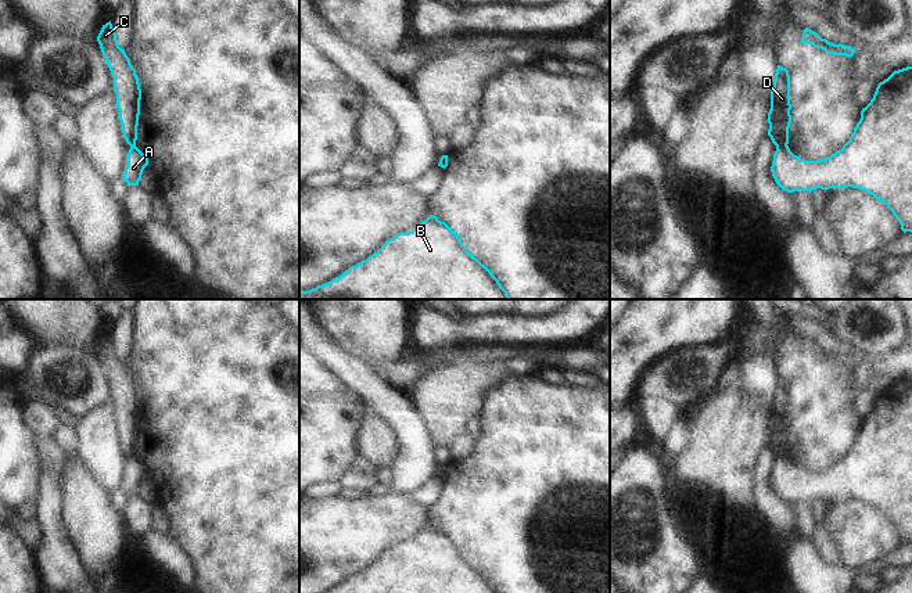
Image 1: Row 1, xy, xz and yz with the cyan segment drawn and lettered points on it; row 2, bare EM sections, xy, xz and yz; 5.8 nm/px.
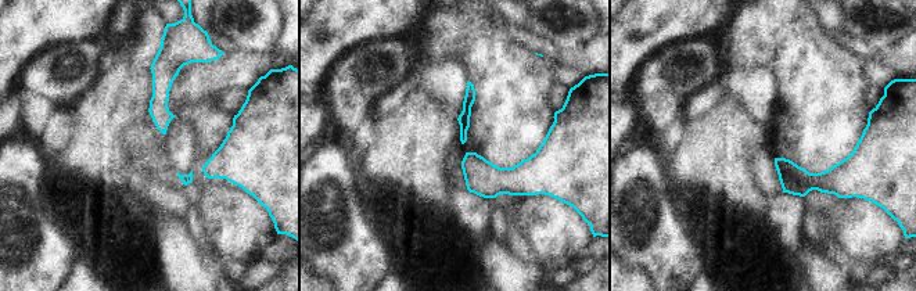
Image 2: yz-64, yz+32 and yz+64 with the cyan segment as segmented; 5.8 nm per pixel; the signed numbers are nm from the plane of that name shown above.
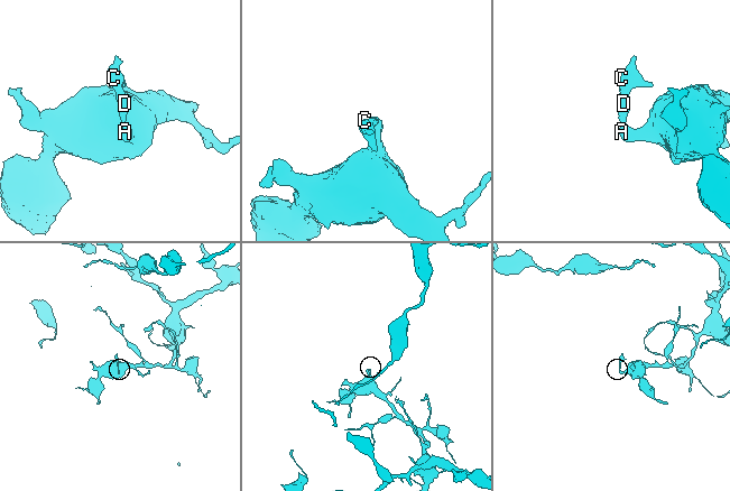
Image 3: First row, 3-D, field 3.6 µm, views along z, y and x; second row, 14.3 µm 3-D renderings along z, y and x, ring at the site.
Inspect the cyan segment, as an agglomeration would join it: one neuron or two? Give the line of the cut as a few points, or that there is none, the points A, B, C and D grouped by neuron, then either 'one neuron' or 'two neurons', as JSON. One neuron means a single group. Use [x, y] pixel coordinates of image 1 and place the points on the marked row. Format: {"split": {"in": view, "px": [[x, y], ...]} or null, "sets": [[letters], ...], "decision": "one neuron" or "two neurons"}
{"split": {"in": "yz", "px": [[786, 143], [776, 147]]}, "sets": [["A", "B"], ["C", "D"]], "decision": "two neurons"}

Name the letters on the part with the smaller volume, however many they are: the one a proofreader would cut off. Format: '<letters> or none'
C, D

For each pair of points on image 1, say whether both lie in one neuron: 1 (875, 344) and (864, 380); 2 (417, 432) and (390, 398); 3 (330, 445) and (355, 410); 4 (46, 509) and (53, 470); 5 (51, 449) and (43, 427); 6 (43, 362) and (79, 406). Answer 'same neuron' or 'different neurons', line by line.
1: different neurons
2: same neuron
3: same neuron
4: same neuron
5: different neurons
6: same neuron

